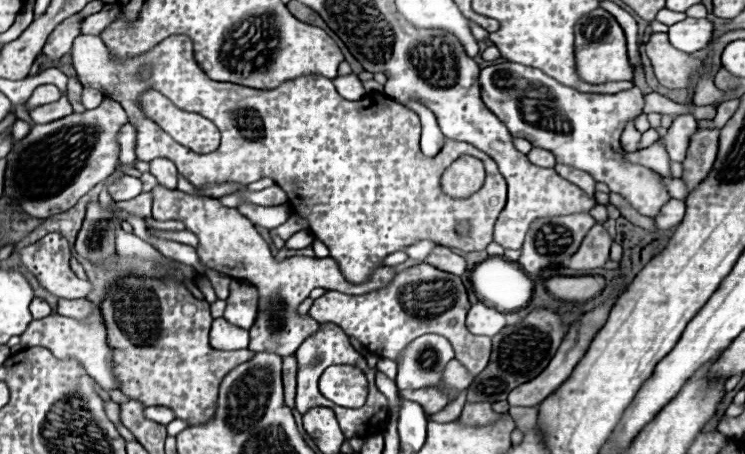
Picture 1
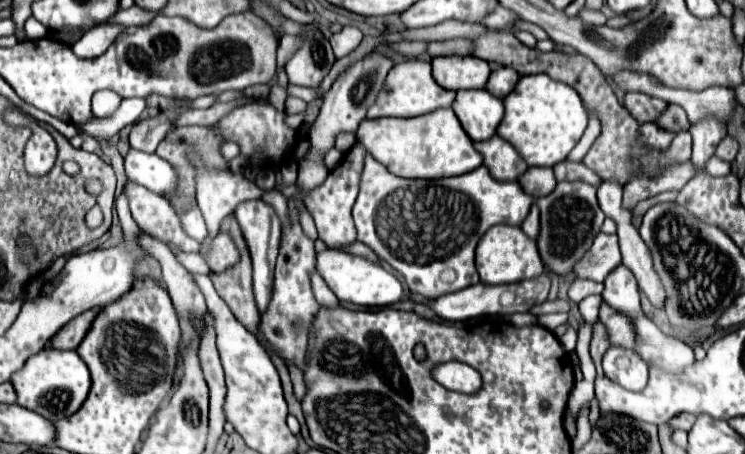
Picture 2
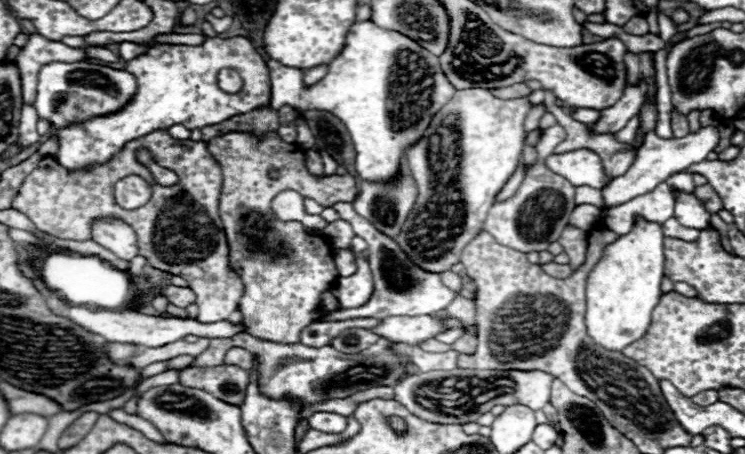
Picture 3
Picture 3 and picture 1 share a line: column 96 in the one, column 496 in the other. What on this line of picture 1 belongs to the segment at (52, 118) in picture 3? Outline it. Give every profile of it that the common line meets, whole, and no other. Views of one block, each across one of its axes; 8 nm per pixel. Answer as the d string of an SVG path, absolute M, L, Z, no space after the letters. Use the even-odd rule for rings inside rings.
M506 62L506 76L502 64L490 66L490 88L482 88L482 100L508 126L512 136L526 138L534 146L550 150L558 164L584 170L596 182L608 184L610 192L624 196L640 214L652 218L670 200L652 170L628 162L620 144L624 126L642 114L644 94L640 88L634 86L618 94L586 94L560 84L538 68Z

